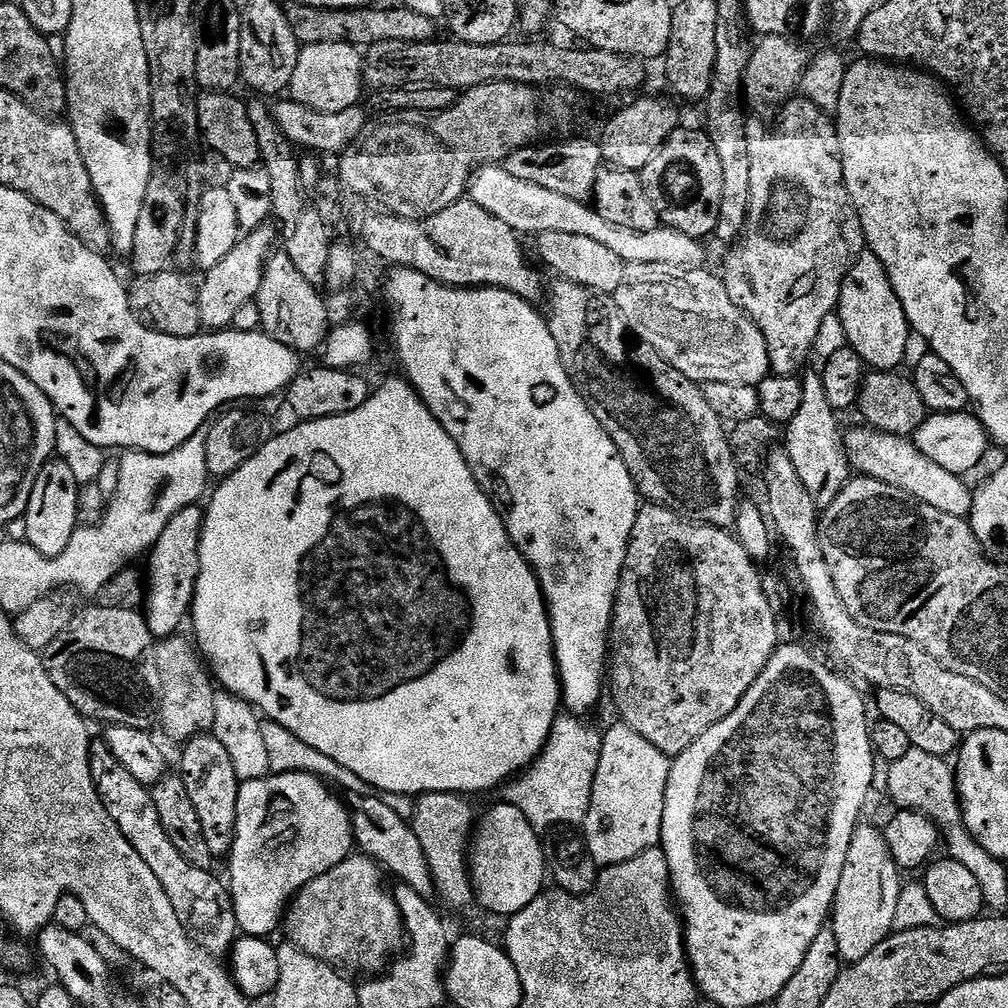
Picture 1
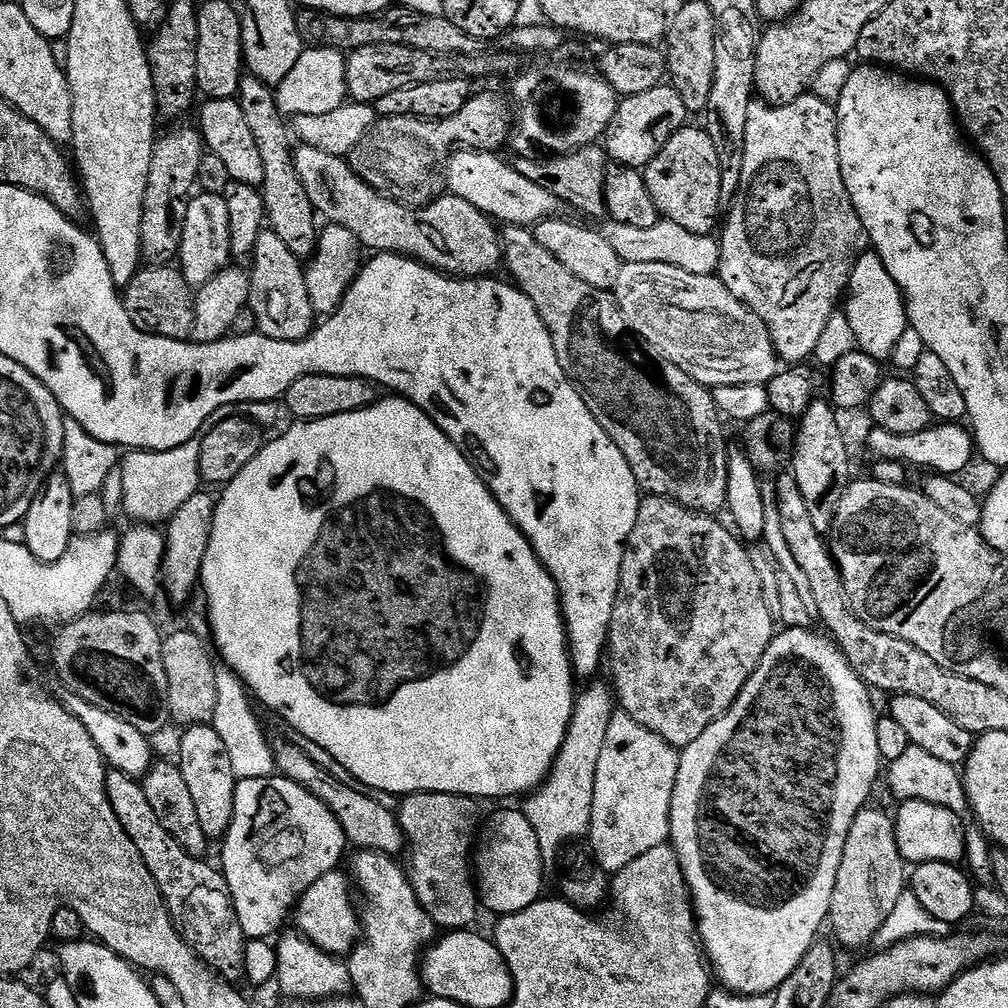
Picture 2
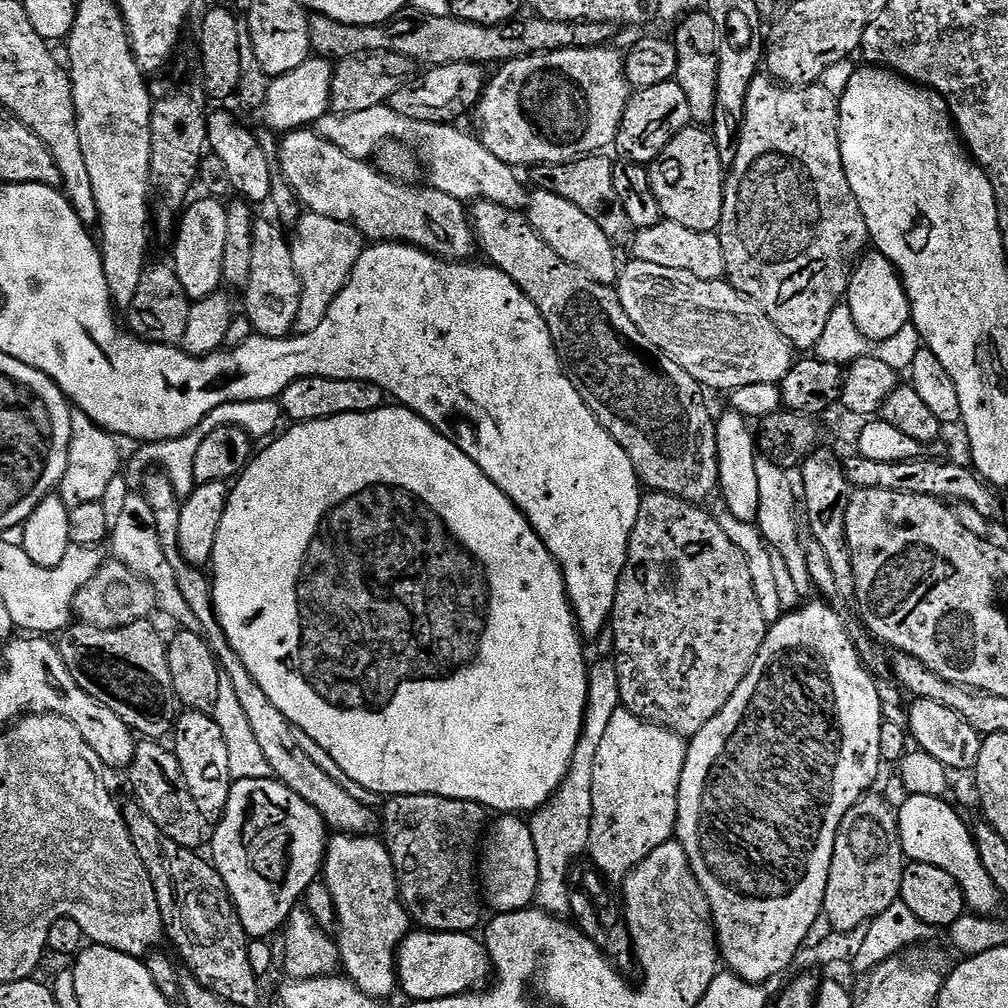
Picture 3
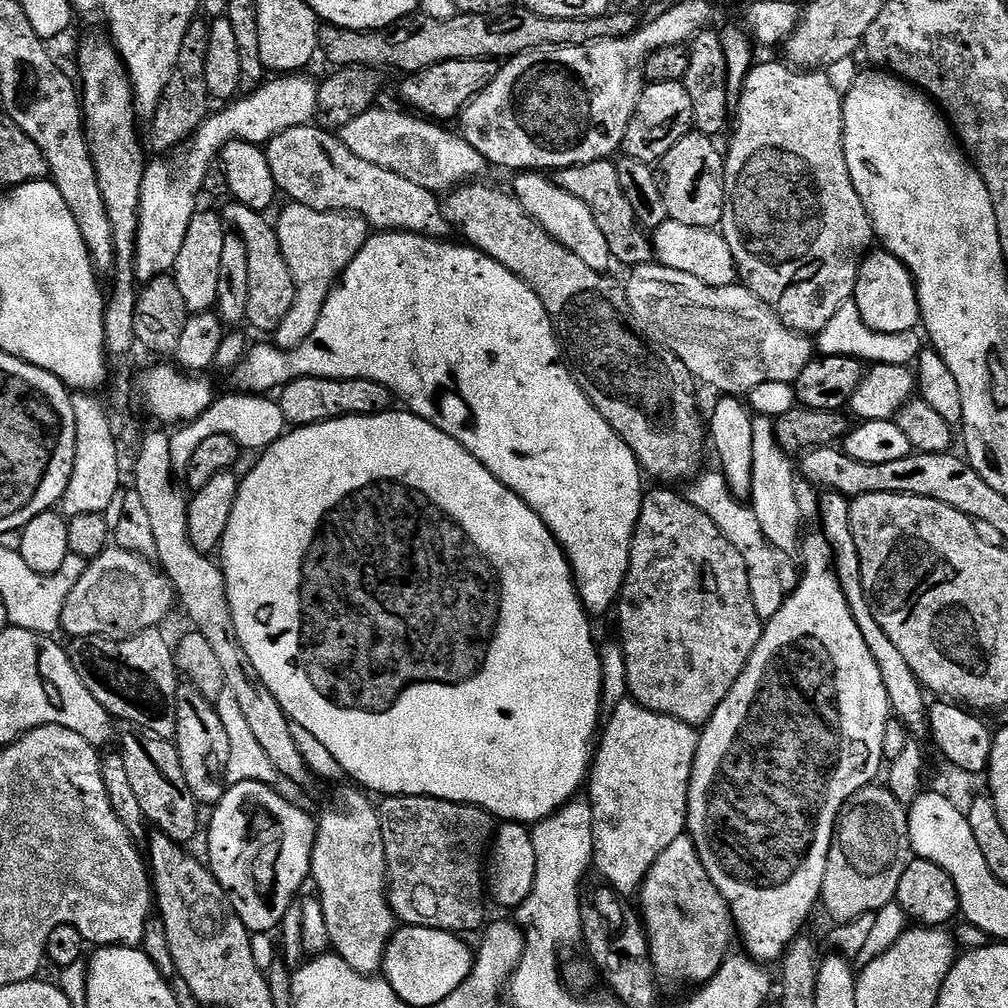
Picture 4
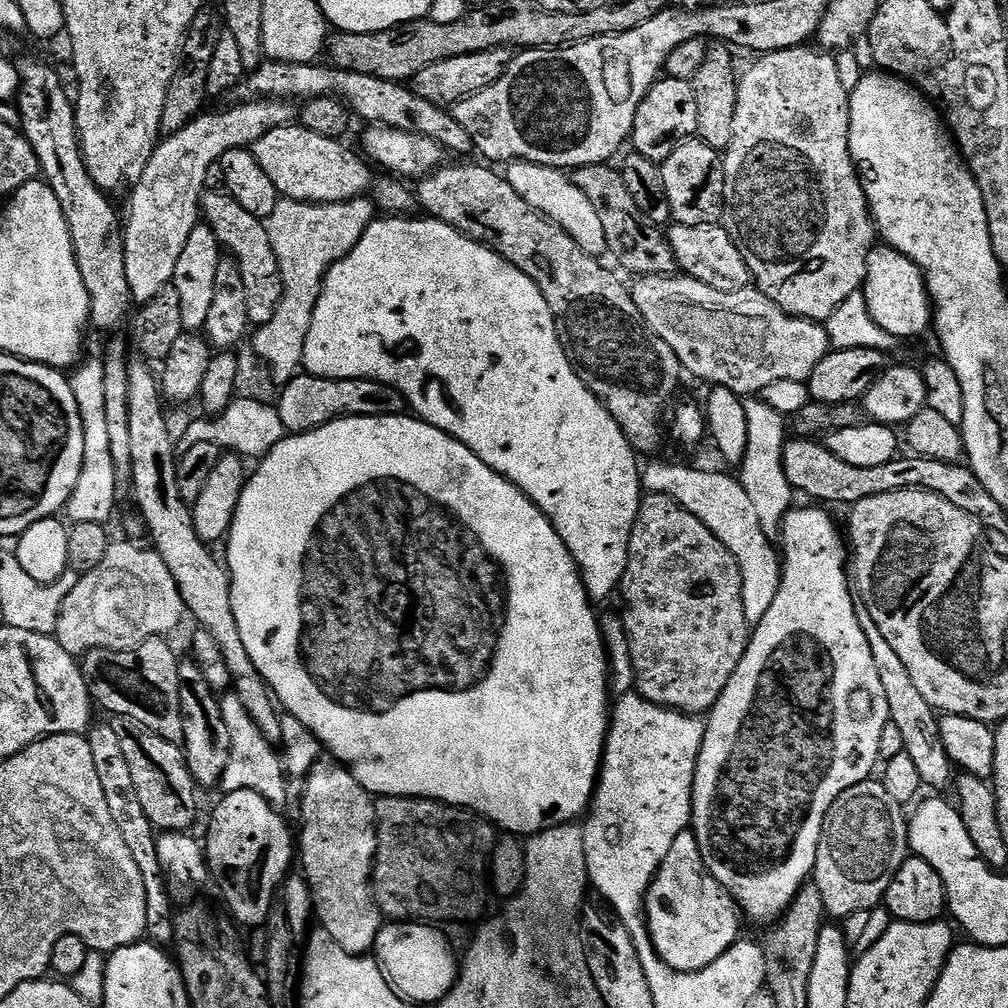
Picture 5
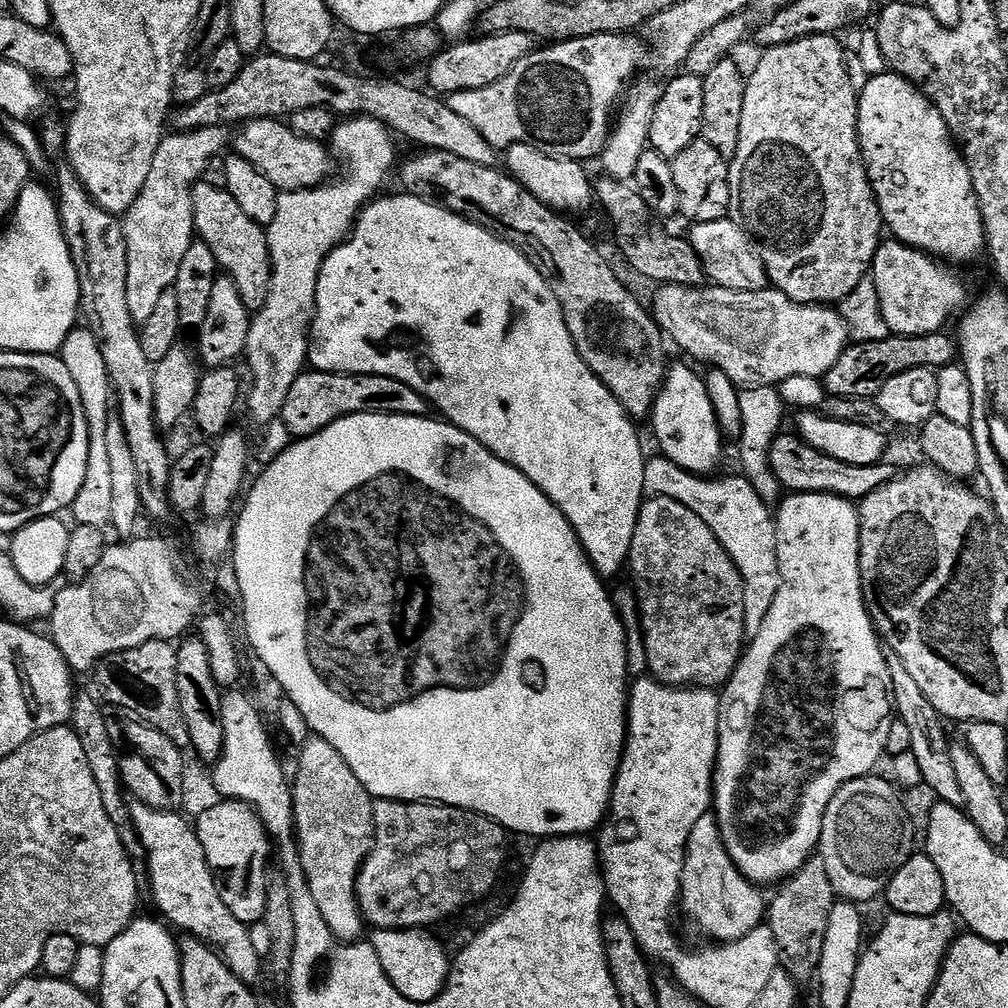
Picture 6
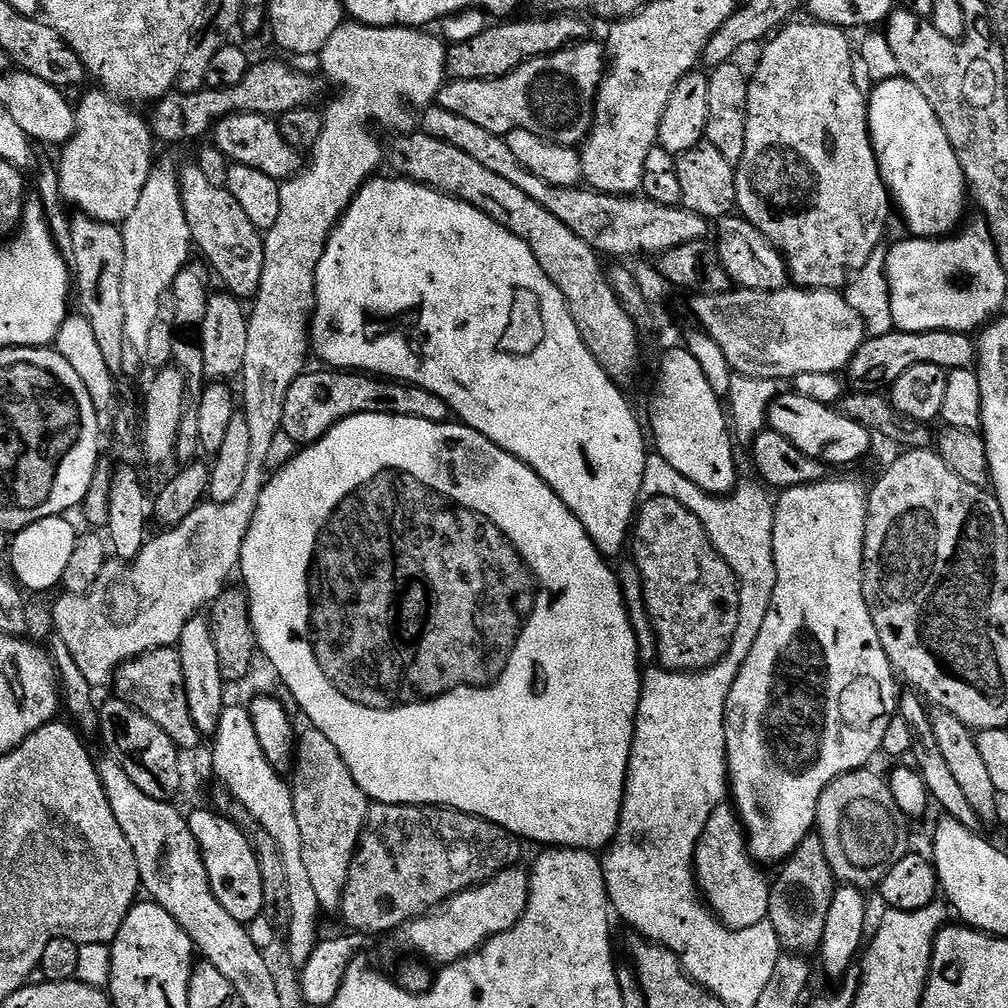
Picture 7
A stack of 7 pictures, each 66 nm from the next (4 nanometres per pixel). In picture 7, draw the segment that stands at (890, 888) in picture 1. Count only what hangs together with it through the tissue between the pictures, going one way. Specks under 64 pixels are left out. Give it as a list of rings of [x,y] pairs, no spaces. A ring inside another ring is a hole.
[[[871,767],[847,772],[820,795],[815,831],[826,846],[826,862],[841,885],[861,890],[875,889],[902,858],[909,855],[909,817],[894,802],[891,783]]]

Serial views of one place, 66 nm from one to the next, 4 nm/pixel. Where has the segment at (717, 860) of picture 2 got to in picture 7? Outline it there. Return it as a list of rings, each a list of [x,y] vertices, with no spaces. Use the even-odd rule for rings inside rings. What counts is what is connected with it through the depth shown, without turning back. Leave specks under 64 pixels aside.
[[[825,478],[817,484],[783,489],[779,496],[774,504],[774,566],[778,570],[778,582],[774,586],[774,598],[770,602],[770,614],[766,614],[766,622],[762,624],[762,630],[751,647],[749,657],[746,658],[729,697],[726,698],[724,715],[730,800],[733,800],[731,803],[734,811],[740,818],[742,831],[748,842],[748,853],[761,865],[779,865],[794,854],[797,846],[815,829],[818,802],[826,786],[830,786],[830,782],[847,772],[856,772],[873,763],[871,760],[880,752],[886,726],[890,726],[893,716],[898,712],[898,676],[892,663],[888,661],[882,638],[878,638],[878,630],[874,630],[874,618],[870,618],[870,610],[864,597],[864,531],[868,513],[866,488],[856,480]]]

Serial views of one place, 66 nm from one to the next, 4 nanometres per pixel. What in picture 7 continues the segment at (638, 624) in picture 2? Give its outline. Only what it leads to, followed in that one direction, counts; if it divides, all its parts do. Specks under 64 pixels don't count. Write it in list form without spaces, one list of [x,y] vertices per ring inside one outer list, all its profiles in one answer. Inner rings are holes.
[[[674,498],[645,499],[634,520],[630,556],[635,560],[644,583],[645,609],[656,635],[656,660],[671,672],[698,672],[714,666],[731,648],[738,627],[740,583],[726,562],[714,550],[702,522]]]

